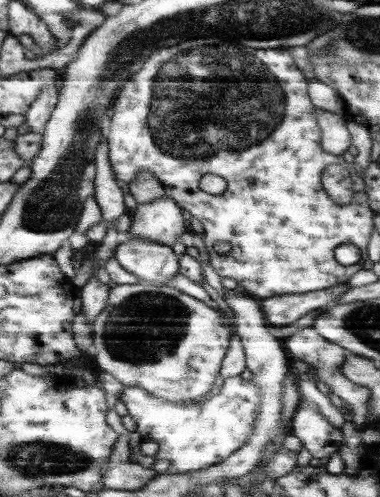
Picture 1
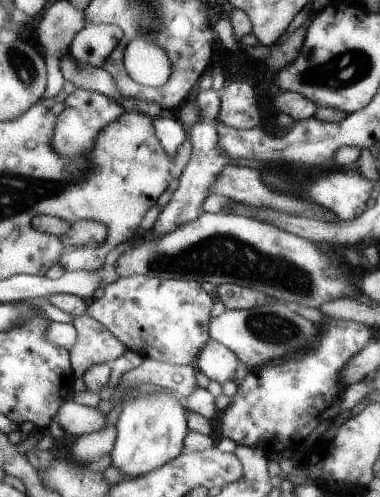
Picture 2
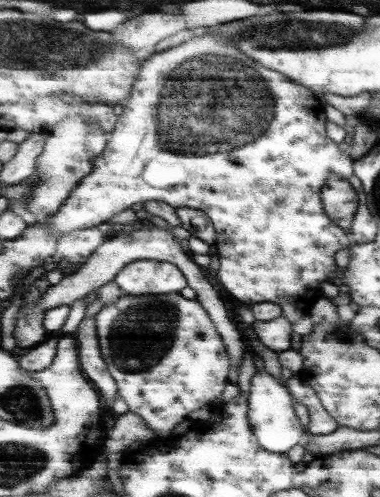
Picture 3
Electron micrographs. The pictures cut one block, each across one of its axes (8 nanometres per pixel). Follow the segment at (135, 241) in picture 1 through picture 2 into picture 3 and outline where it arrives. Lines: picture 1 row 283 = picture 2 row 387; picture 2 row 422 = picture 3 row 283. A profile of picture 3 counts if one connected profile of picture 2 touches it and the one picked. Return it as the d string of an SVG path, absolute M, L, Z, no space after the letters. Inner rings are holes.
M137 260L123 268L121 276L115 280L131 296L149 296L149 294L179 294L189 286L185 272L171 262L157 260Z

